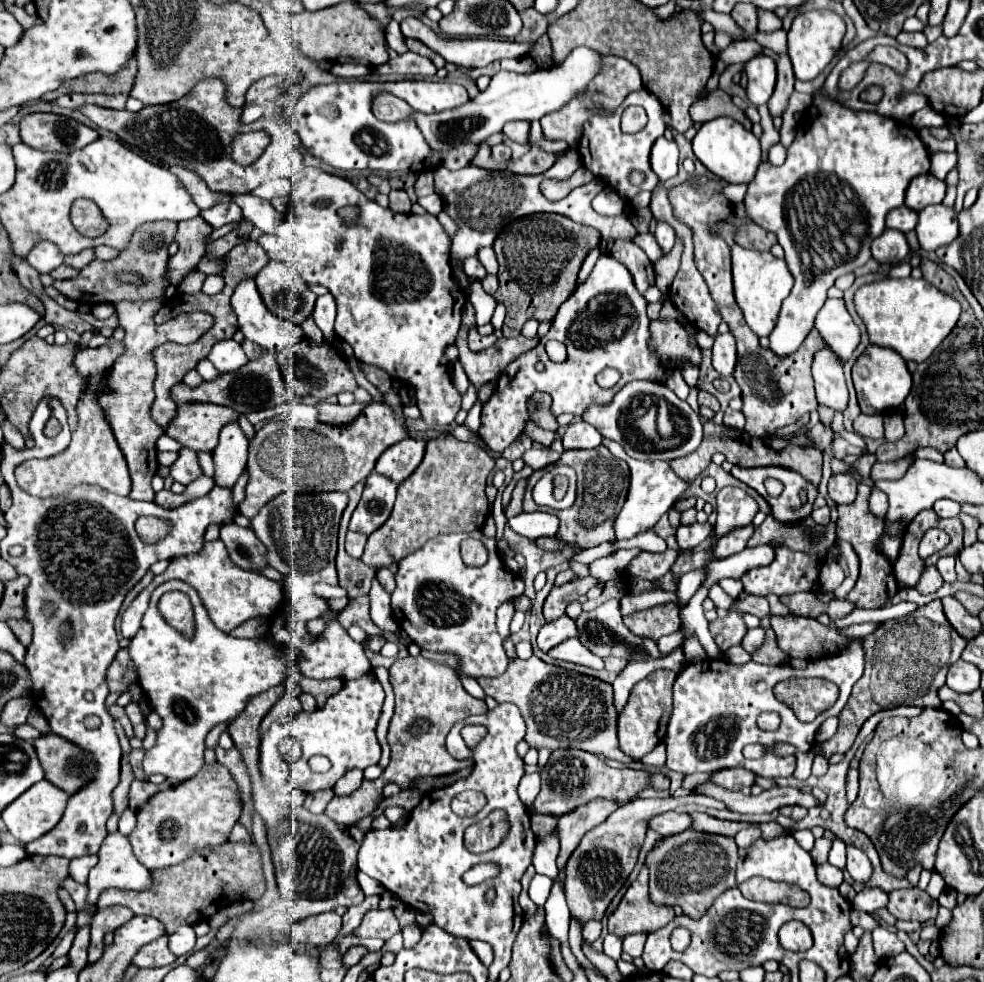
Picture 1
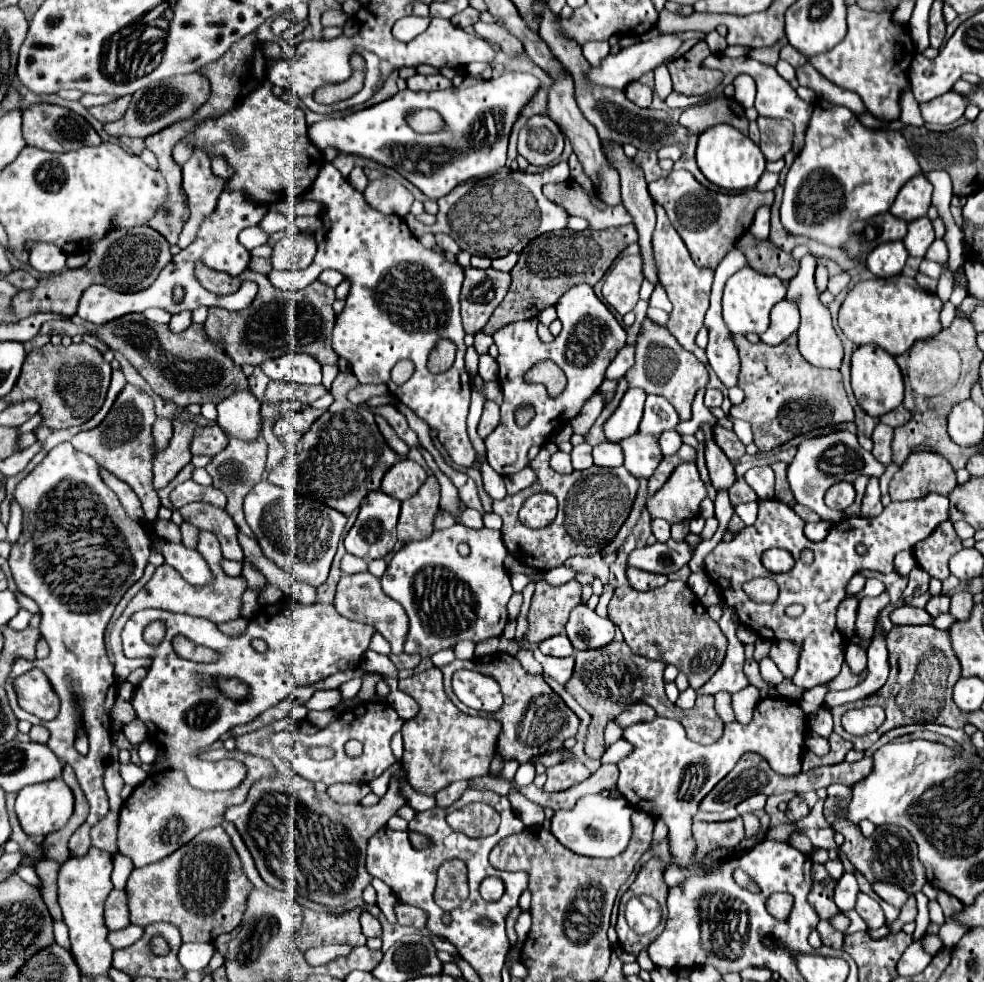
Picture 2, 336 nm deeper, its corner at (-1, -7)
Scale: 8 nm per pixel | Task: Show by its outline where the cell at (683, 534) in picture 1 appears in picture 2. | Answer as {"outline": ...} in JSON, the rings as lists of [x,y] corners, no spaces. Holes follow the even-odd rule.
{"outline":[[[681,540],[655,542],[653,546],[637,548],[629,554],[629,566],[653,574],[671,574],[681,570],[693,556],[693,548]]]}

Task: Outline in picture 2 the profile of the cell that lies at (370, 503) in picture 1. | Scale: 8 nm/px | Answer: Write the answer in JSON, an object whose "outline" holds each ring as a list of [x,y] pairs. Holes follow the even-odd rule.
{"outline":[[[371,492],[367,496],[367,500],[361,504],[357,522],[353,524],[353,528],[349,530],[349,534],[345,536],[345,548],[349,554],[355,554],[363,560],[375,560],[375,558],[383,558],[385,554],[389,554],[397,542],[395,538],[395,524],[399,518],[399,506],[401,502],[383,494],[383,492]]]}

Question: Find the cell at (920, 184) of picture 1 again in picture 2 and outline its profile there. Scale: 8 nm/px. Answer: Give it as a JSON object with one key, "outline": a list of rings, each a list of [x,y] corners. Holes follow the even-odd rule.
{"outline":[[[919,174],[915,178],[911,178],[899,190],[889,212],[895,214],[897,218],[913,222],[927,214],[927,210],[931,208],[931,196],[933,196],[933,186],[929,186],[927,178],[923,174]]]}

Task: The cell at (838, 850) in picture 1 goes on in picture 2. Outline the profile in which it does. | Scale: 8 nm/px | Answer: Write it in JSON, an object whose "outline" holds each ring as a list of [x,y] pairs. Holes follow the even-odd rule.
{"outline":[[[843,872],[841,880],[837,882],[835,888],[835,904],[839,906],[841,912],[855,908],[855,898],[857,898],[859,886],[857,886],[857,878],[853,872]]]}

